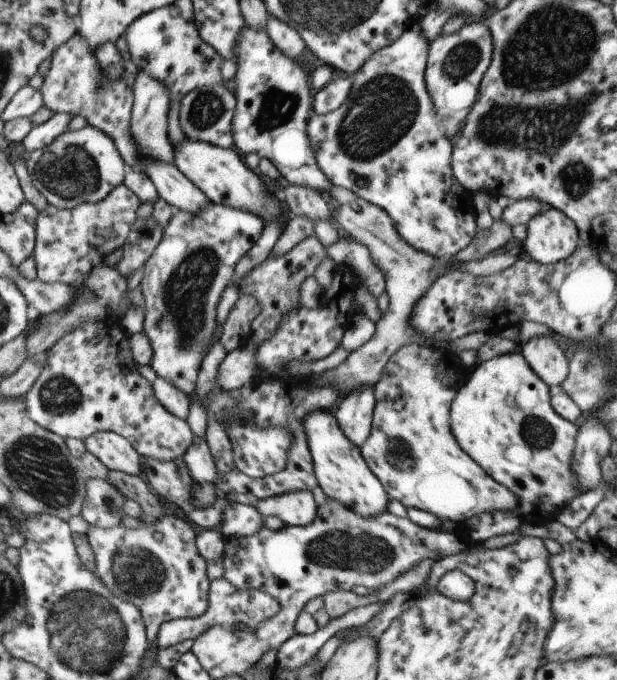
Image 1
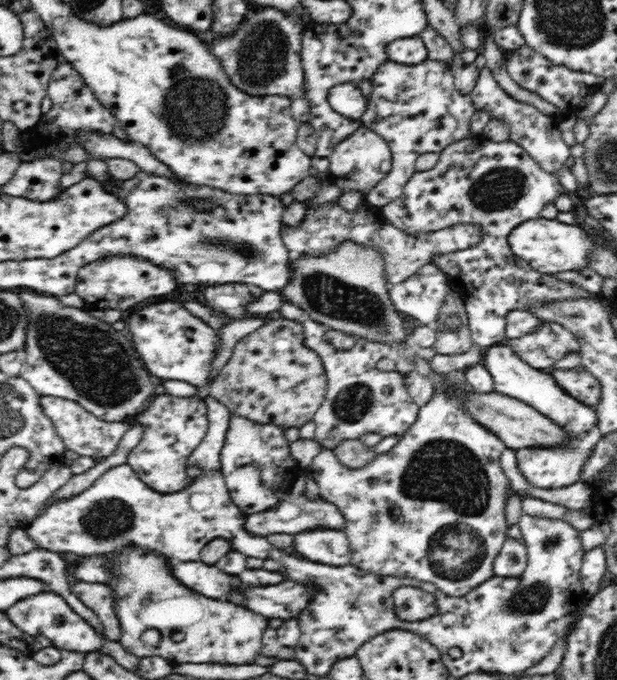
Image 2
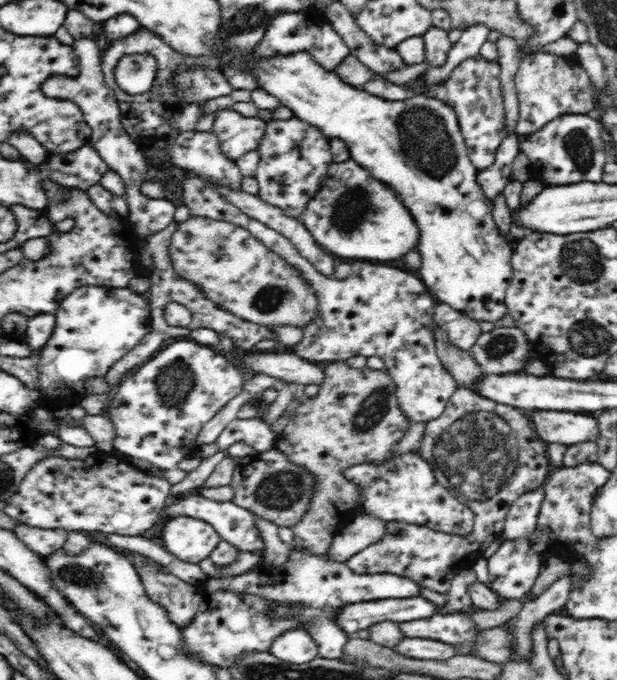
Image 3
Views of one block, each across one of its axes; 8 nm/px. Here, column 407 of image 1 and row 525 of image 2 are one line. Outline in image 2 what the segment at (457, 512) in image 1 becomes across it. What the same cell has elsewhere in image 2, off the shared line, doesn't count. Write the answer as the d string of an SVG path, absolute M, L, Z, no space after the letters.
M433 392L432 400L419 408L416 422L397 440L397 443L384 454L376 455L364 468L347 468L335 458L333 451L320 450L319 454L311 460L305 469L305 476L310 480L316 480L319 484L320 498L336 504L342 511L345 518L343 531L347 536L352 551L351 565L366 574L374 576L393 576L396 578L408 577L410 579L421 580L422 583L434 584L446 596L460 598L466 596L473 588L480 586L486 580L490 580L494 575L494 560L500 554L500 548L504 548L508 535L508 525L506 520L506 502L512 492L510 479L505 476L500 464L500 454L507 449L507 446L487 428L480 426L472 420L460 407L457 394L454 392L443 394L443 392Z

